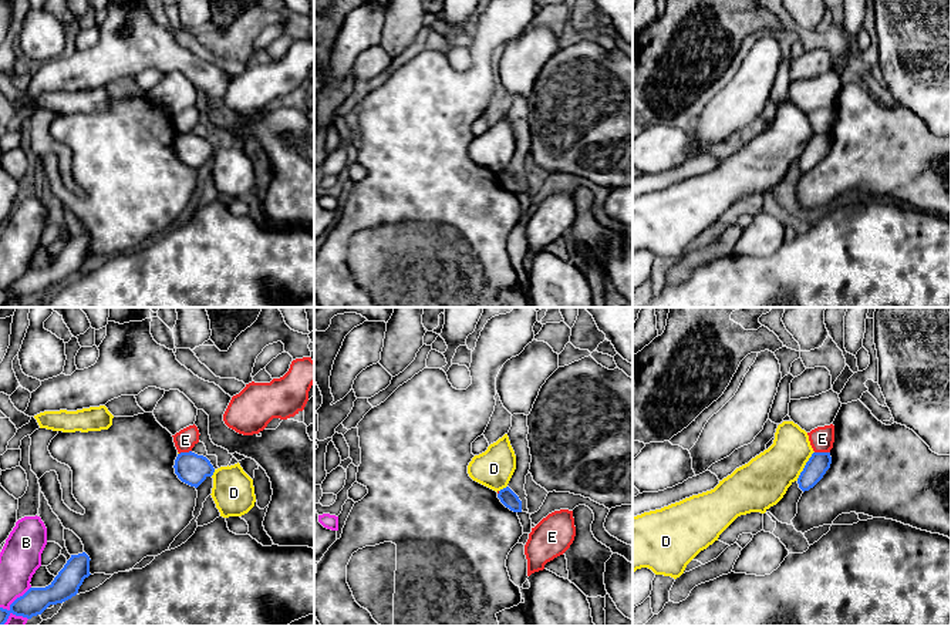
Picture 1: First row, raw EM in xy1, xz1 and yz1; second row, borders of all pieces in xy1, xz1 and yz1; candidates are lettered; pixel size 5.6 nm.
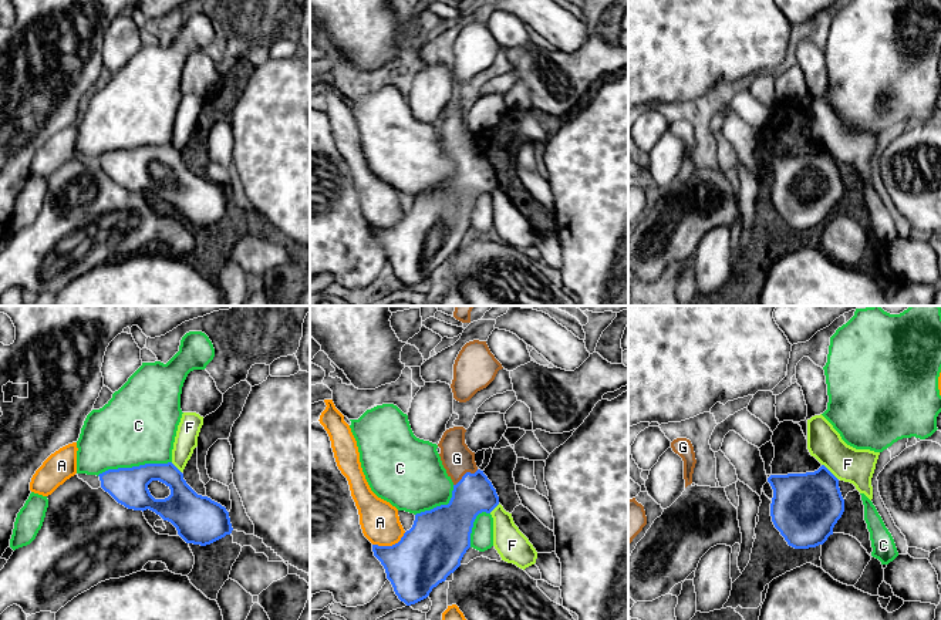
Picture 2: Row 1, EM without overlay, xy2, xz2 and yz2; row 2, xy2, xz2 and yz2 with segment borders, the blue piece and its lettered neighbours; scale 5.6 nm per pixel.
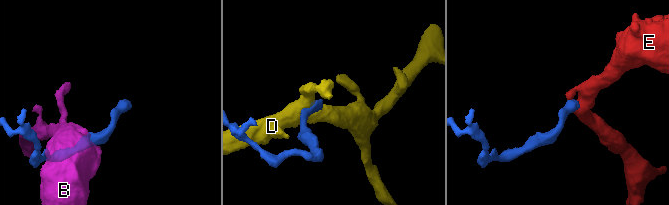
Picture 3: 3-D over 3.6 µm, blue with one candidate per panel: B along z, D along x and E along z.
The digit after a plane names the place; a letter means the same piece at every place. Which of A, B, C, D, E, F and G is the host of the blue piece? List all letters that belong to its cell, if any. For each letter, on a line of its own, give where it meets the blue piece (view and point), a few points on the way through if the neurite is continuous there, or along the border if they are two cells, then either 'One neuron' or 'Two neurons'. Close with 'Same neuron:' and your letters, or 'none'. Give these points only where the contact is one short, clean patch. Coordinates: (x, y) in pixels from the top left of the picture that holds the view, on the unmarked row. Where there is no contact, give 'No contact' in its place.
A: Touches blue at xz2 (390, 228). Two neurons
B: Touches blue at xy1 (10, 286). Two neurons
C: Touches blue at xy2 (134, 148). Two neurons
D: Touches blue at yz1 (805, 147). Boundary: yz1 (813, 133), (796, 161). Two neurons
E: Touches blue at yz1 (822, 134). Boundary: yz1 (815, 133), (829, 134). Two neurons
F: Touches blue at yz2 (830, 154). Boundary: yz2 (822, 145), (837, 161). Two neurons
G: Touches blue at xz2 (465, 155). One neuron
Same neuron: G

